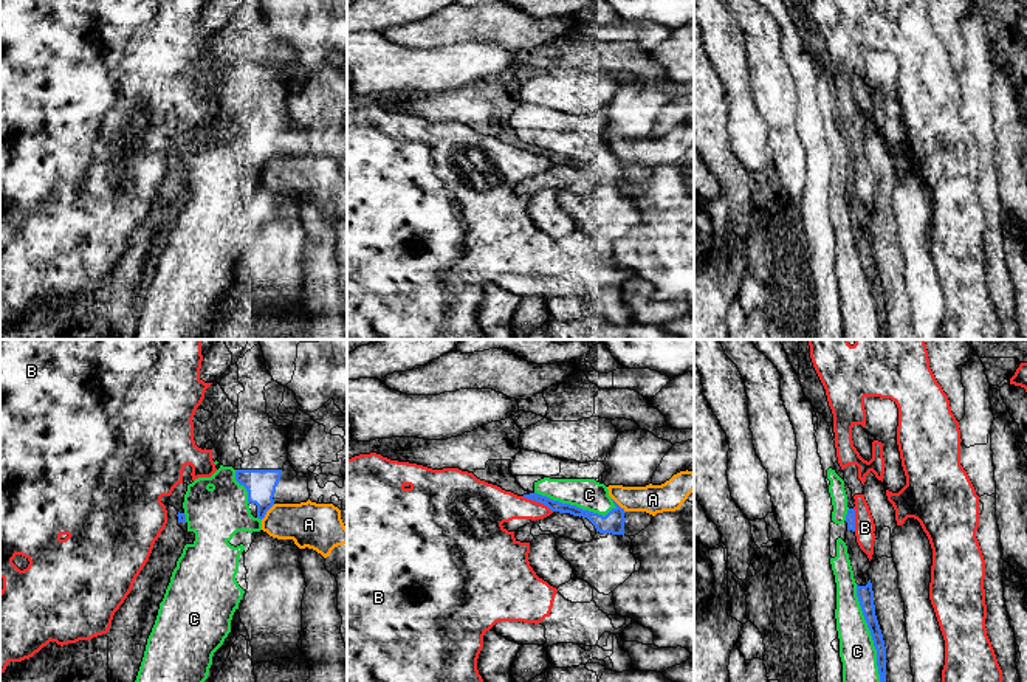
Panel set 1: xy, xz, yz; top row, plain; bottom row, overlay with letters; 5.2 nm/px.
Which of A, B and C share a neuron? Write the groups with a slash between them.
A / B / C

